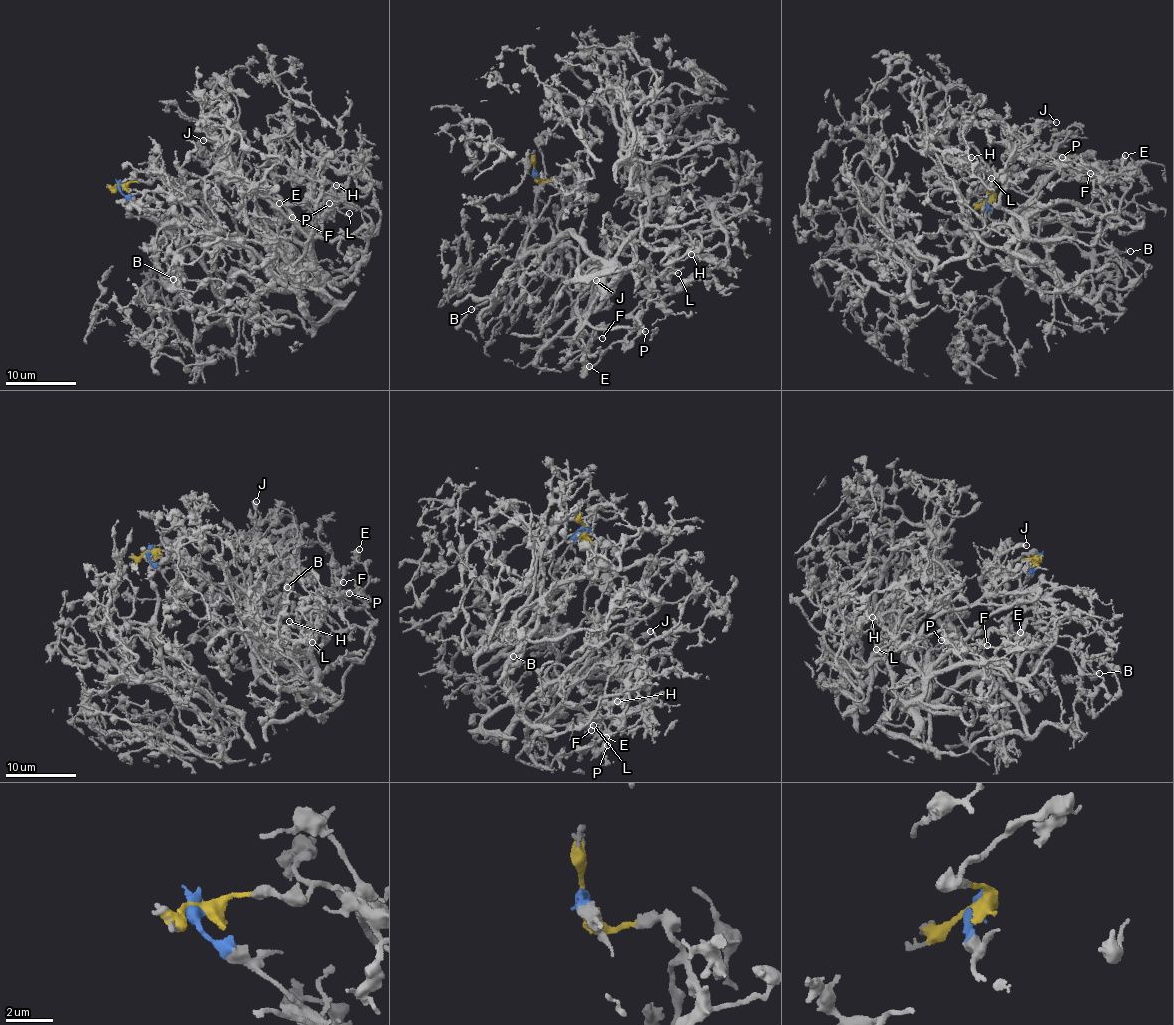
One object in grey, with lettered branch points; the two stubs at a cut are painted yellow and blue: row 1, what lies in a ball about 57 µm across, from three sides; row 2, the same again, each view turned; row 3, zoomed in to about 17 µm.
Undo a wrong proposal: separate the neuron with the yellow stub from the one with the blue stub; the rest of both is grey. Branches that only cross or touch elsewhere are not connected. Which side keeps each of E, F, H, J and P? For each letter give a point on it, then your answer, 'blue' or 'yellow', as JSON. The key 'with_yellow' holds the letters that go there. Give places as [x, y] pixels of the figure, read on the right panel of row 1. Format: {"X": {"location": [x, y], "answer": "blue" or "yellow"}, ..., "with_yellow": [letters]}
{"E": {"location": [1125, 155], "answer": "yellow"}, "F": {"location": [1090, 173], "answer": "blue"}, "H": {"location": [971, 157], "answer": "yellow"}, "J": {"location": [1056, 122], "answer": "yellow"}, "P": {"location": [1062, 157], "answer": "yellow"}, "with_yellow": ["E", "H", "J", "P"]}

